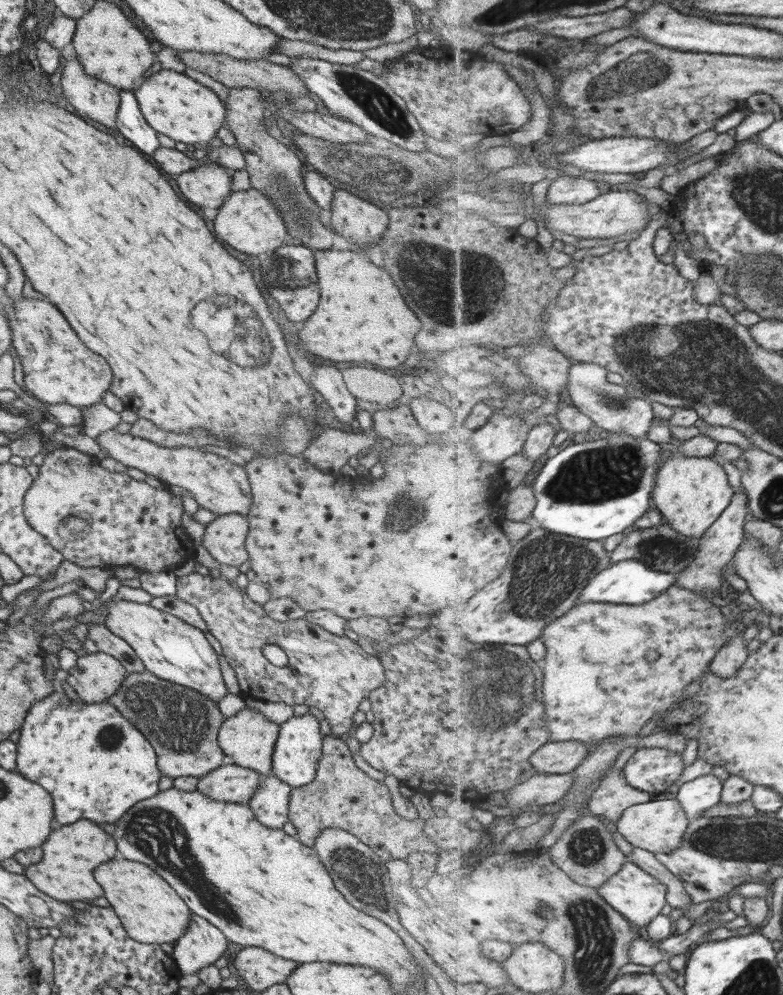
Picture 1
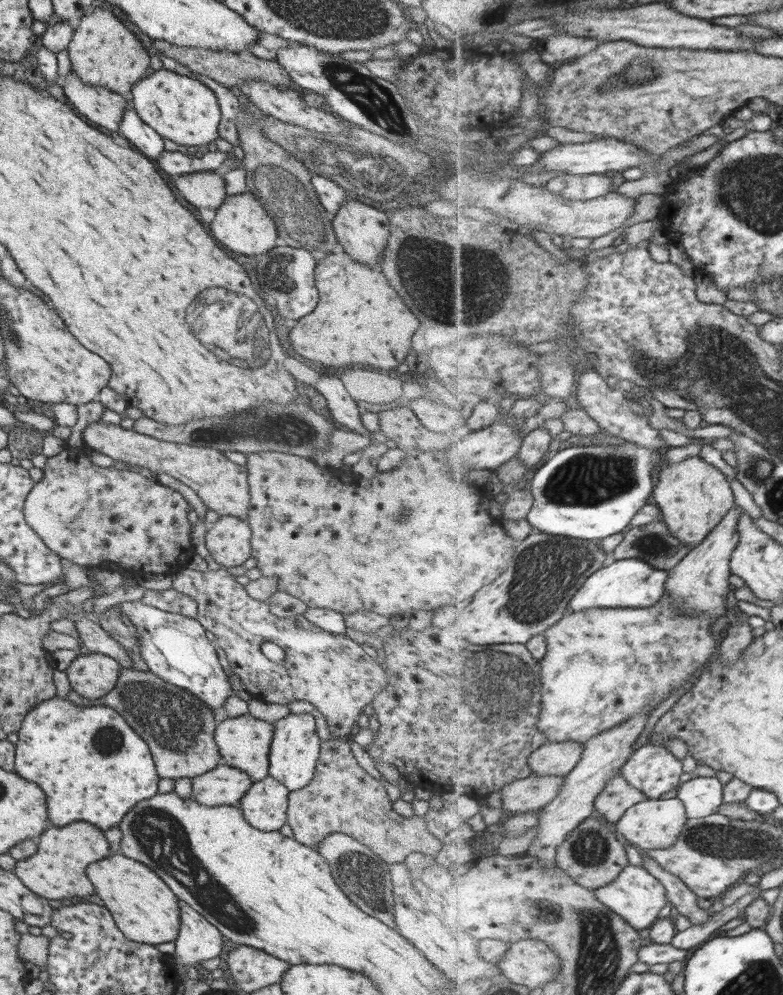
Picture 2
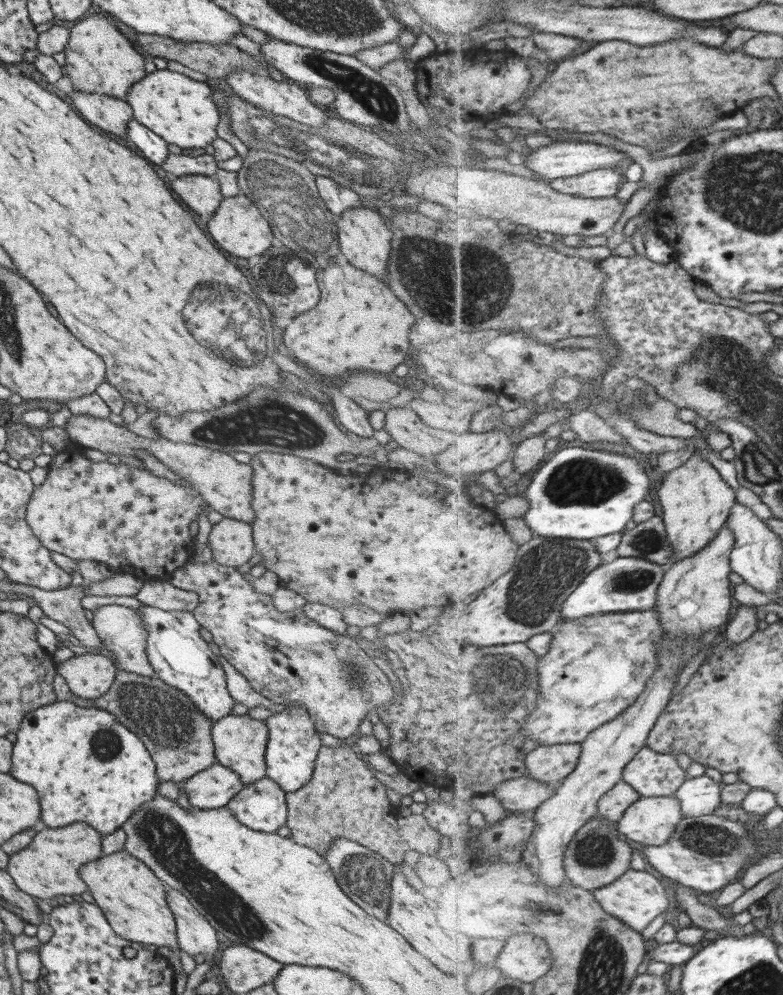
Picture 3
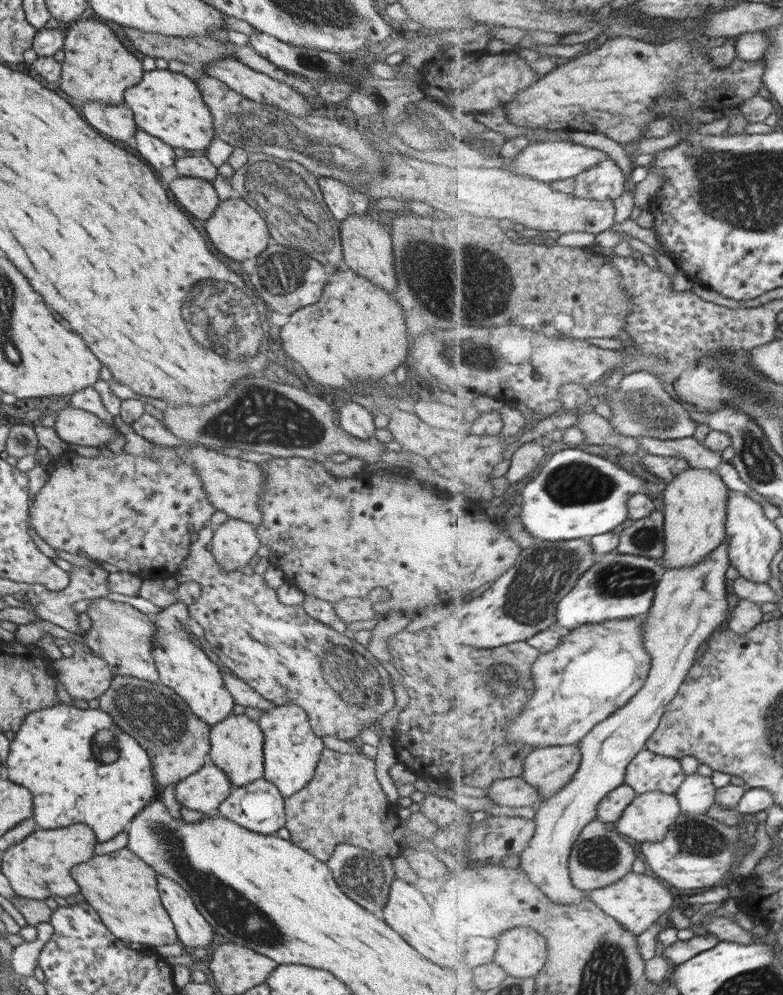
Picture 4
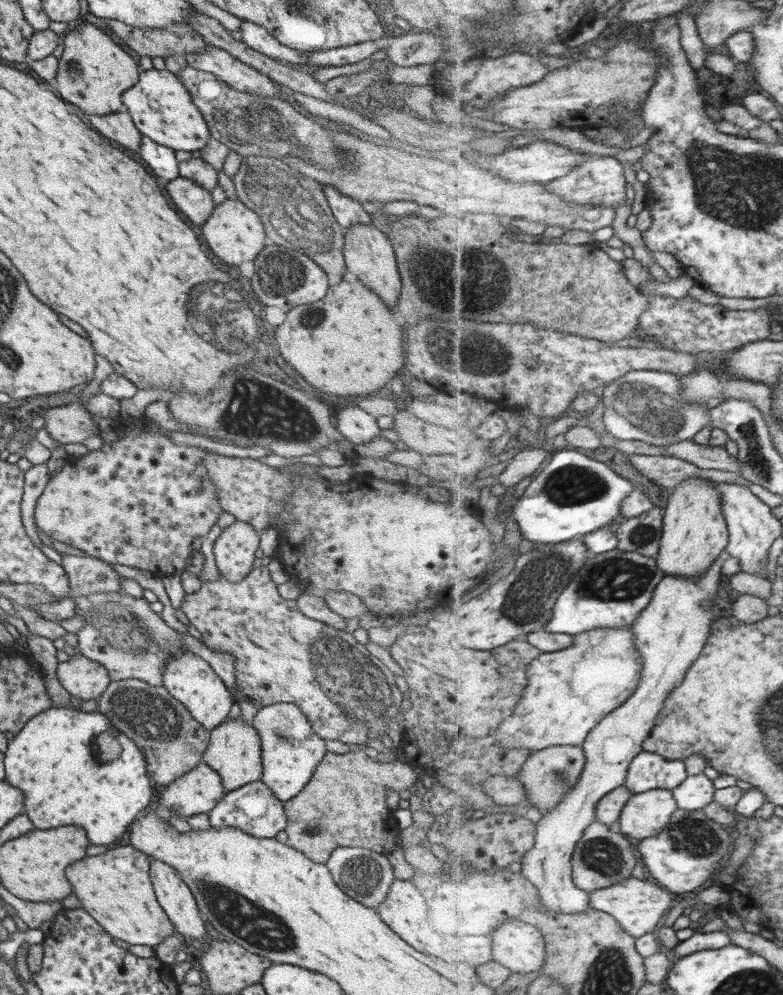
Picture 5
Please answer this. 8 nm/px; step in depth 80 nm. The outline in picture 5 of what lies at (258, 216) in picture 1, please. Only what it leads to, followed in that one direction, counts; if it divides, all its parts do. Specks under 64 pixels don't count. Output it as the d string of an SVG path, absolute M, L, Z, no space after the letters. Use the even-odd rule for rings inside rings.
M237 198L225 199L214 206L212 213L201 225L201 236L209 250L225 264L239 264L252 260L265 247L265 232L257 214L253 213Z

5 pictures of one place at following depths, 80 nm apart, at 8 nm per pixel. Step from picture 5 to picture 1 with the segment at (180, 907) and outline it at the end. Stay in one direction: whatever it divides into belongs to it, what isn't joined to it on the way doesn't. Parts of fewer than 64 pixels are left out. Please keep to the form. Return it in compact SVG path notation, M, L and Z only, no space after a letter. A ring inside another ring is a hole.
M190 912L190 923L187 930L175 940L170 956L180 975L195 977L202 969L209 967L209 965L213 966L215 960L224 954L225 946L227 946L226 938L219 929L209 924L204 918Z

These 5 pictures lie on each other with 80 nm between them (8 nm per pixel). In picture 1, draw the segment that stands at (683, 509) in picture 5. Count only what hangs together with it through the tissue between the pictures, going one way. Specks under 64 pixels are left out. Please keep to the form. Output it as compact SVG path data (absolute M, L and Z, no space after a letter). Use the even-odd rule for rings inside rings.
M675 454L666 455L663 466L658 470L656 488L652 498L661 511L665 522L683 536L700 539L712 524L732 505L733 492L727 472L711 457L699 458Z

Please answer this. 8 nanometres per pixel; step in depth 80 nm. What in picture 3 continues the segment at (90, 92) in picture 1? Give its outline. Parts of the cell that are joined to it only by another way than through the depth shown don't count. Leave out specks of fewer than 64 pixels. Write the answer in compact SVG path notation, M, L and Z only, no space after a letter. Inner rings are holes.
M72 89L68 94L75 110L94 128L125 138L132 108L124 99L113 98L99 93L86 93Z

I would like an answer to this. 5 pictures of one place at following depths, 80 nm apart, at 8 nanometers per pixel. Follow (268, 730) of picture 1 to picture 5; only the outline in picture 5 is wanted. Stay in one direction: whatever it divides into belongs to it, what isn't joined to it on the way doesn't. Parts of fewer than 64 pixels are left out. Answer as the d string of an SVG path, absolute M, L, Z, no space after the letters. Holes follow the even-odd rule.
M240 717L225 719L209 731L202 762L210 766L219 776L224 791L232 791L244 784L260 780L262 775L260 738L257 731Z

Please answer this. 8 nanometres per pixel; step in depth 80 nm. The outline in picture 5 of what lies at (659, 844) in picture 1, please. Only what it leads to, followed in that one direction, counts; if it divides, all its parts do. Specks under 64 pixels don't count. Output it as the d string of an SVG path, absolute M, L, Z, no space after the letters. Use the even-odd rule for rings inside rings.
M653 789L634 794L615 826L635 842L661 835L677 812L678 802L671 790Z

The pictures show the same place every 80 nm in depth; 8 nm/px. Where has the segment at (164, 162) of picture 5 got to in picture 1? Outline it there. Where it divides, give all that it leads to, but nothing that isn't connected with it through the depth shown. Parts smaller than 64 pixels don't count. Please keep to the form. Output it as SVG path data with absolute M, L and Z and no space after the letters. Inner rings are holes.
M119 90L119 104L114 126L141 153L151 155L159 143L155 131L146 123L132 91Z

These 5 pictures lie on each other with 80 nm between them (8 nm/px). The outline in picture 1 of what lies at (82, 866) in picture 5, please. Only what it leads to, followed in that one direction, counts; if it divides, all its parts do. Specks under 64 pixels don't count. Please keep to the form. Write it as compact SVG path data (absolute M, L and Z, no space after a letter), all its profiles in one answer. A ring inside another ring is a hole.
M117 856L93 868L93 878L101 886L103 897L119 917L125 932L134 941L150 945L175 942L187 930L190 923L189 908L173 888L147 866Z

